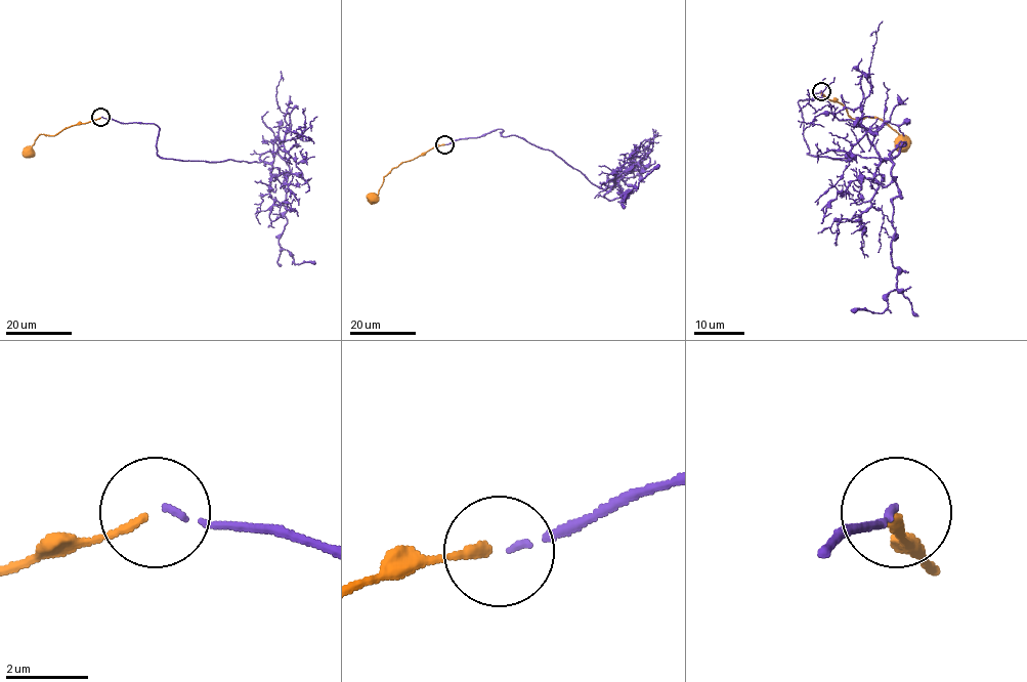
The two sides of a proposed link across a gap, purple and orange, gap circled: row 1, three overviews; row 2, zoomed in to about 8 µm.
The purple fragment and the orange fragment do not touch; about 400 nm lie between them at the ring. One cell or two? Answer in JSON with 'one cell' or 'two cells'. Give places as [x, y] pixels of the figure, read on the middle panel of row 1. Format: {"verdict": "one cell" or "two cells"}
{"verdict": "one cell"}

